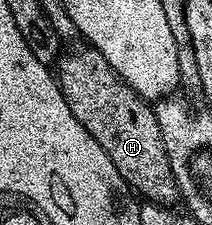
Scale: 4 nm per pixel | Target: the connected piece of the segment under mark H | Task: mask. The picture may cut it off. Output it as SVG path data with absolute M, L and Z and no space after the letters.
M83 48L65 52L58 61L60 90L70 111L90 131L98 147L110 155L110 163L118 167L118 175L122 175L130 189L142 193L149 202L175 204L180 197L179 189L162 143L155 110L116 74L97 49Z

